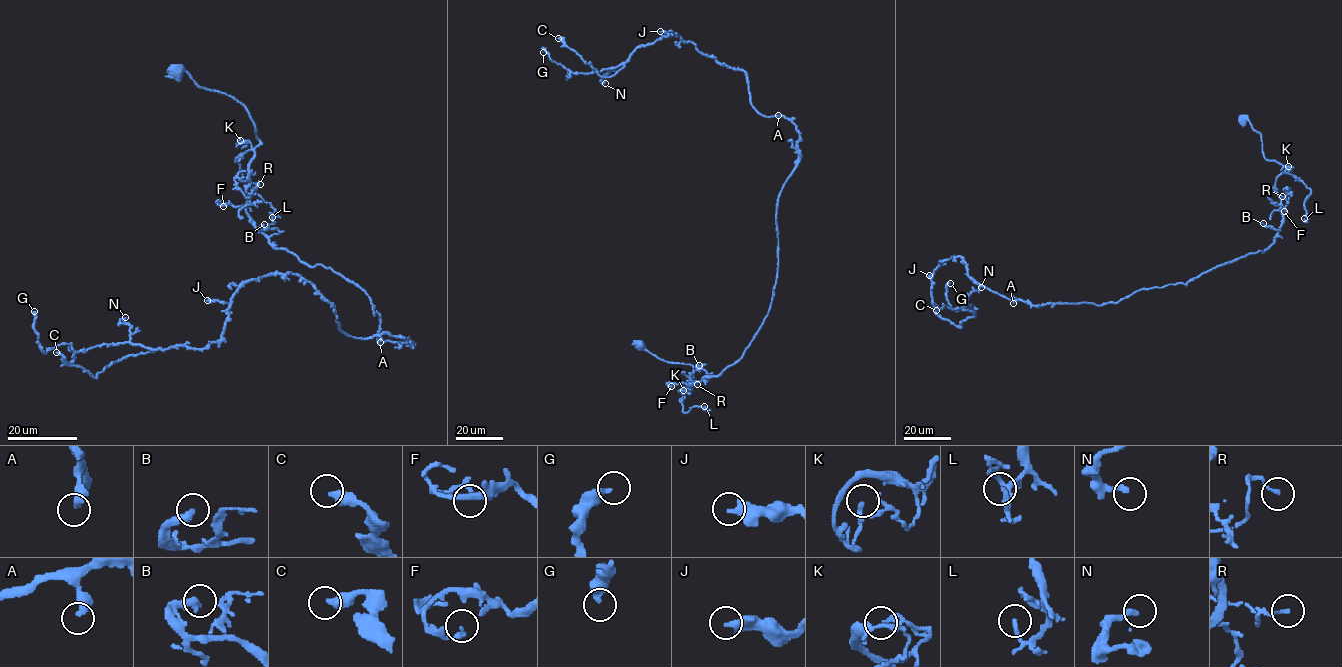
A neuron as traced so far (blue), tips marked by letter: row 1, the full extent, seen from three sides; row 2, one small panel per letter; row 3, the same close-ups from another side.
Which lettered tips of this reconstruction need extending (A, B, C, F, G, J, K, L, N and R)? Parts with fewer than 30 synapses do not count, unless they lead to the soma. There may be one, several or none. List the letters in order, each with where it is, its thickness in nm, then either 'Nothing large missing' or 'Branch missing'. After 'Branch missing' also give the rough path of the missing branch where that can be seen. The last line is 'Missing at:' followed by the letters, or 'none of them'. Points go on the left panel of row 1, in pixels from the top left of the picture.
A: Place: (380, 342). Thickness 400 nm. Nothing large missing
B: Place: (264, 224). Thickness 380 nm. Nothing large missing
C: Place: (56, 352). Thickness 440 nm. Nothing large missing
F: Place: (223, 206). Thickness 180 nm. Nothing large missing
G: Place: (34, 311). Thickness 360 nm. Nothing large missing
J: Place: (207, 300). Thickness 400 nm. Nothing large missing
K: Place: (240, 140). Thickness 240 nm. Nothing large missing
L: Place: (272, 217). Thickness 180 nm. Nothing large missing
N: Place: (125, 317). Thickness 240 nm. Nothing large missing
R: Place: (260, 184). Thickness 130 nm. Nothing large missing
Missing at: none of them

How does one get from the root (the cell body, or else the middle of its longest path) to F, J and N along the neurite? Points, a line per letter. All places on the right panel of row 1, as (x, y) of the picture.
F: (1242, 118), (1244, 116), (1261, 134), (1264, 157), (1283, 166), (1275, 191), (1284, 208), (1280, 210), (1284, 211)
J: (1242, 118), (1283, 166), (1282, 224), (1263, 252), (1101, 305), (1012, 301), (977, 284), (959, 256), (929, 275)
N: (1242, 118), (1283, 166), (1263, 252), (1101, 305), (1012, 301), (956, 256), (932, 301), (981, 287)

